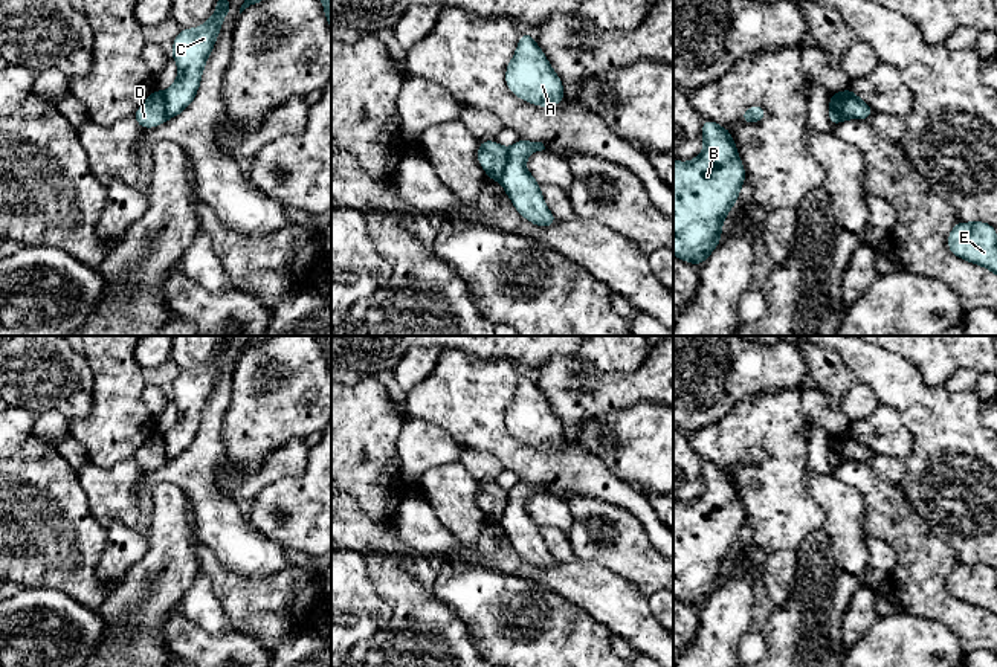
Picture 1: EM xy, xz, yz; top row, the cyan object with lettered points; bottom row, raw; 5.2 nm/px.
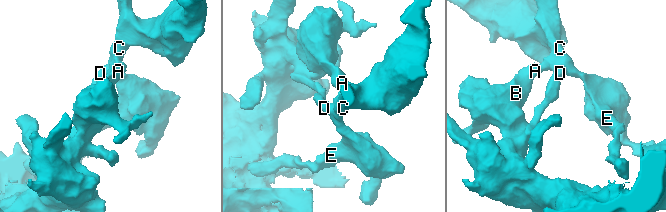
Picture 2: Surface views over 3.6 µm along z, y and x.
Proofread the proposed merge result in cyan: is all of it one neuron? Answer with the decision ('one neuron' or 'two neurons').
two neurons

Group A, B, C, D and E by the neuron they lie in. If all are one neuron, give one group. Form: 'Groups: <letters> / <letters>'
Groups: A B C E / D

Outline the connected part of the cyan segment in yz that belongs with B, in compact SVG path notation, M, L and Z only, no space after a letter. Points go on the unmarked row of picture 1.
M704 461L704 493L689 505L673 502L673 597L696 609L718 589L722 563L737 543L745 510L730 472Z

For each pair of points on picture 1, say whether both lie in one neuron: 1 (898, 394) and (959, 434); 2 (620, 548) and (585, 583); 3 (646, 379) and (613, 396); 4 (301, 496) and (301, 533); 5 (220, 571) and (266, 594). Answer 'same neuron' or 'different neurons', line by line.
1: same neuron
2: different neurons
3: same neuron
4: same neuron
5: same neuron

